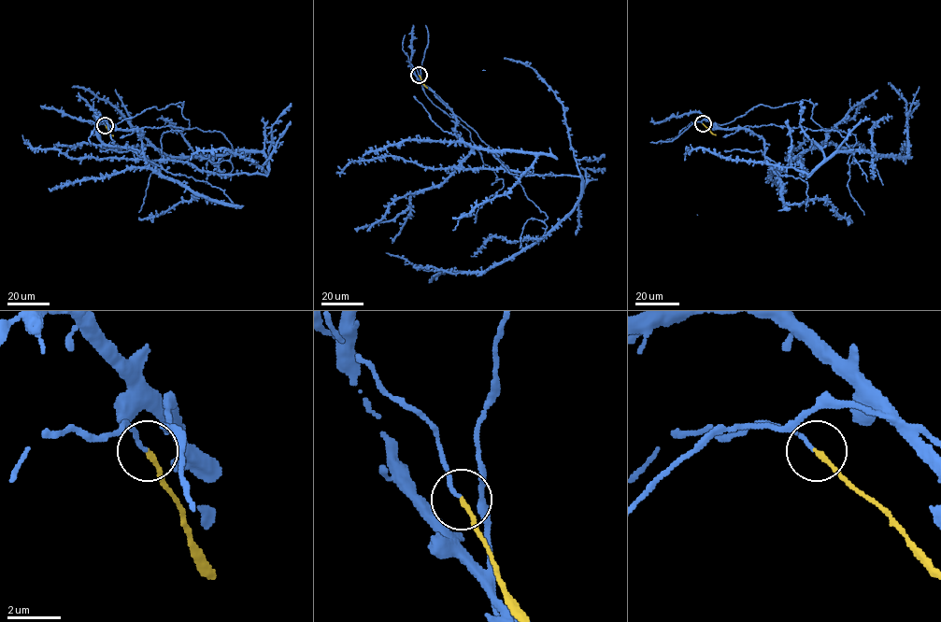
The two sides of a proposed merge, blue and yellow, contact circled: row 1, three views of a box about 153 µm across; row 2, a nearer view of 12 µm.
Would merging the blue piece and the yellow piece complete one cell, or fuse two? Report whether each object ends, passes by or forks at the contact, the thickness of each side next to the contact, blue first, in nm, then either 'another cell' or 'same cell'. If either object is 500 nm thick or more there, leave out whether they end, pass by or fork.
blue passes by; yellow ends there; 90 nm thick on the blue side, 160 nm on the other; same cell

